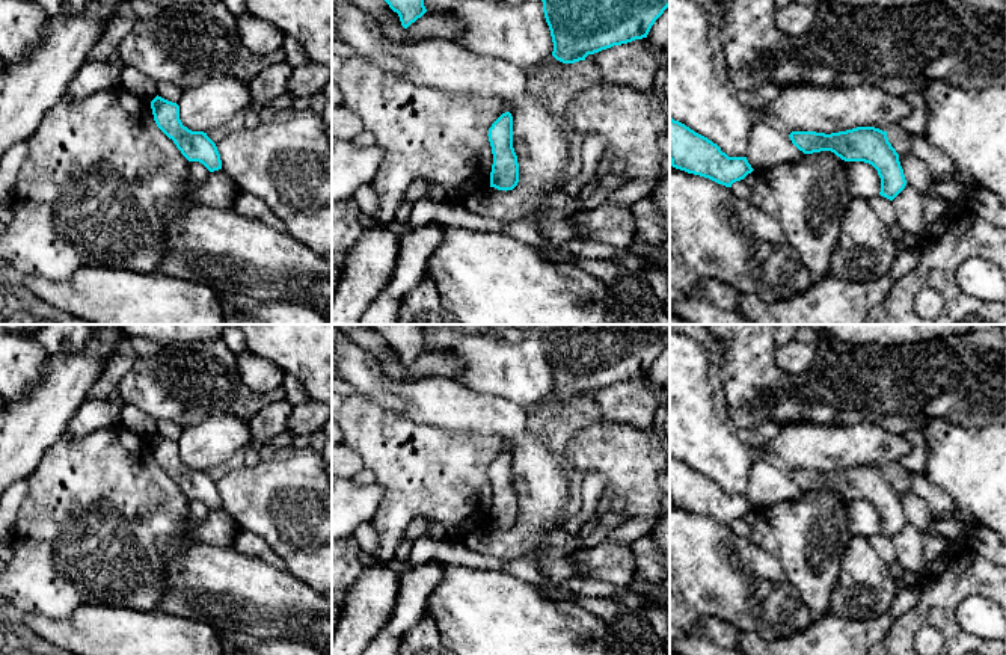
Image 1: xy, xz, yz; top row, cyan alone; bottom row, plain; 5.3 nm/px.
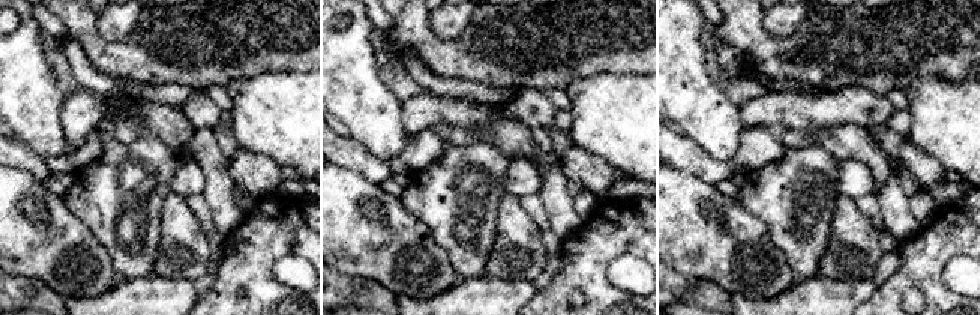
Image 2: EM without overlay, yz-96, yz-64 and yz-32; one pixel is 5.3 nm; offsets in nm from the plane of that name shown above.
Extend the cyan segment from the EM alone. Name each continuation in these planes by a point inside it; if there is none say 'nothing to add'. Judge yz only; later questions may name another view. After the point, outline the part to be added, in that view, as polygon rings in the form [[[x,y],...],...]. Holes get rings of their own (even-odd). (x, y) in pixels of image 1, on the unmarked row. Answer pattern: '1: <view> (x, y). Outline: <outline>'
nothing to add

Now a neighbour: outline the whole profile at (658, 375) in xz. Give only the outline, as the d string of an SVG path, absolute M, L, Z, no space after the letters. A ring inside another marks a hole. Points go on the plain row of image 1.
M670 344L652 364L647 380L652 385L670 388Z

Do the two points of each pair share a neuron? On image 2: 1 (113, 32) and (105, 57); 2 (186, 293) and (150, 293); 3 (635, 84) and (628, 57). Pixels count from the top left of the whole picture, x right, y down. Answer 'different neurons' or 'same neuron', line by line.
1: different neurons
2: same neuron
3: different neurons

